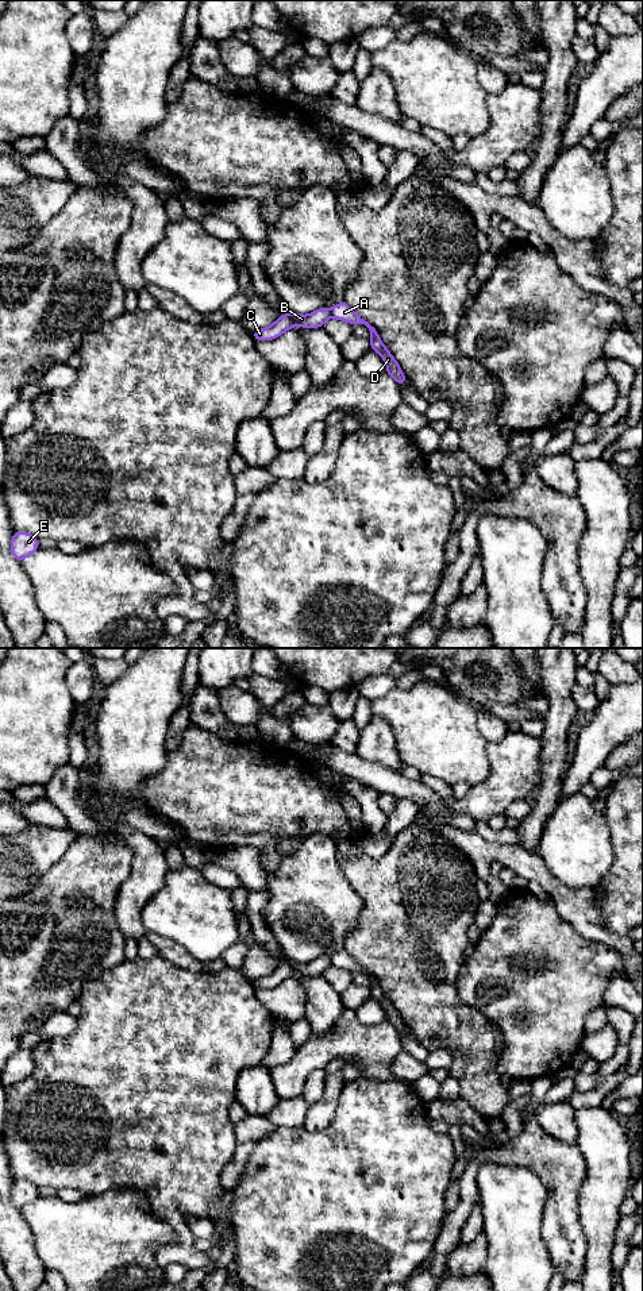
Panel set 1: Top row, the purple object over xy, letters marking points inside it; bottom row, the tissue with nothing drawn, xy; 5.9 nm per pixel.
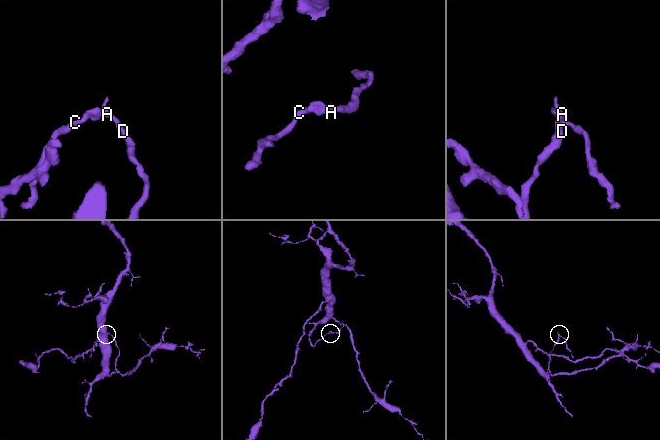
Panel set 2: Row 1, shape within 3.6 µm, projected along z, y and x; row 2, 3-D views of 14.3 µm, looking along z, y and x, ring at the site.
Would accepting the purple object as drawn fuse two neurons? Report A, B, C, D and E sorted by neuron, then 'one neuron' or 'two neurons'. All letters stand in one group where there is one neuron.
groups A D E / B C; two neurons

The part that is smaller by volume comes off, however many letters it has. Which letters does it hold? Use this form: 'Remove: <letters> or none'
Remove: B, C

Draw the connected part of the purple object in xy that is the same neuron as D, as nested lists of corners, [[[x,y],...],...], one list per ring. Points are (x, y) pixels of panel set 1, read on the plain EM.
[[[346,949],[338,951],[332,957],[331,957],[331,964],[336,966],[342,970],[347,970],[350,972],[365,972],[369,979],[370,979],[370,995],[378,1001],[386,1014],[386,1021],[398,1032],[407,1032],[407,1026],[397,1011],[397,1009],[393,1006],[390,999],[384,994],[384,991],[380,987],[380,983],[374,975],[371,975],[367,970],[365,970],[359,963],[357,963],[347,952]]]

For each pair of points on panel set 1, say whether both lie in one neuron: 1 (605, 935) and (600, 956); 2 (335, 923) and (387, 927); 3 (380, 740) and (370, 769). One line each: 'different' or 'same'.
1: different
2: different
3: different

